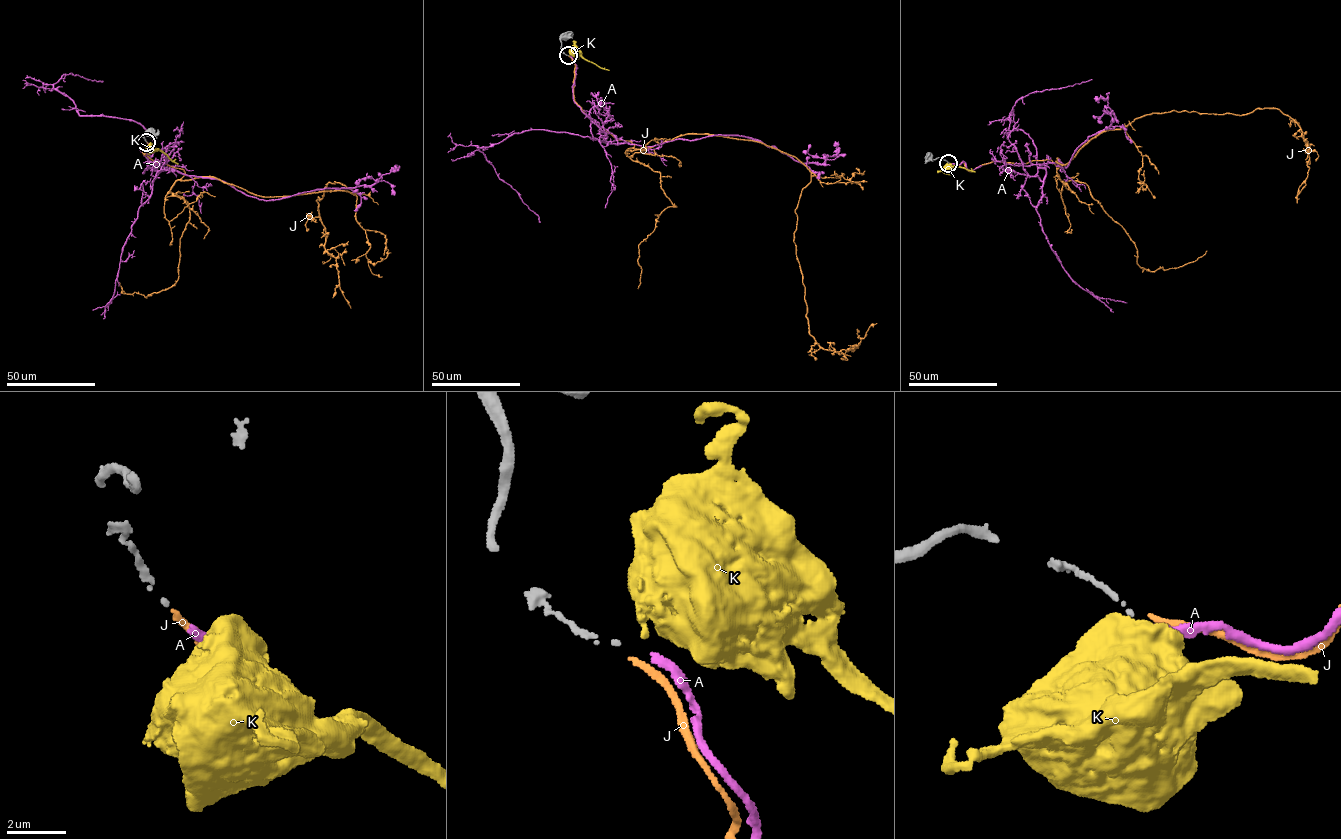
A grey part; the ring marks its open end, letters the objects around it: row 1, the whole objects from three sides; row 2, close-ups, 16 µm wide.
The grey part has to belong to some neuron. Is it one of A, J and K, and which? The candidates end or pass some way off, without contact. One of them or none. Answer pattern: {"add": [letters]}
{"add": ["A"]}

